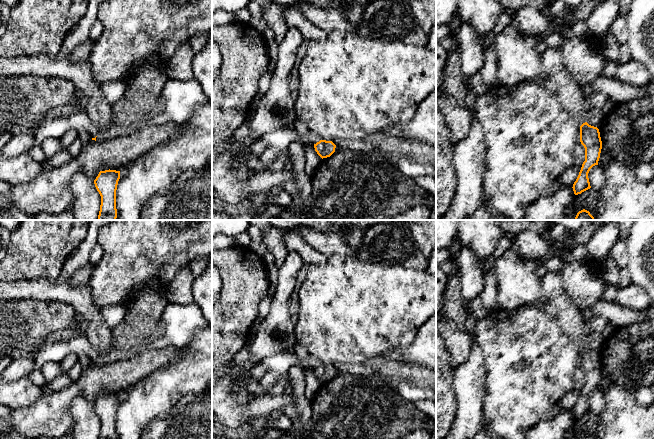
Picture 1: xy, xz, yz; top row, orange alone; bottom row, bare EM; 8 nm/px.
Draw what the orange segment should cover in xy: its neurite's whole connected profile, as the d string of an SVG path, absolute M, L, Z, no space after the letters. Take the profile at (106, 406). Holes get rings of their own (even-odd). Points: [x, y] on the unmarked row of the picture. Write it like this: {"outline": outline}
{"outline": "M100 395L94 404L95 411L101 420L99 439L117 439L116 414L120 395Z"}

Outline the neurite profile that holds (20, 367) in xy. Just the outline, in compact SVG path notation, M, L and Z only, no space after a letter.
M25 352L19 358L11 361L6 369L0 373L0 384L11 383L27 377L34 370L35 352Z

